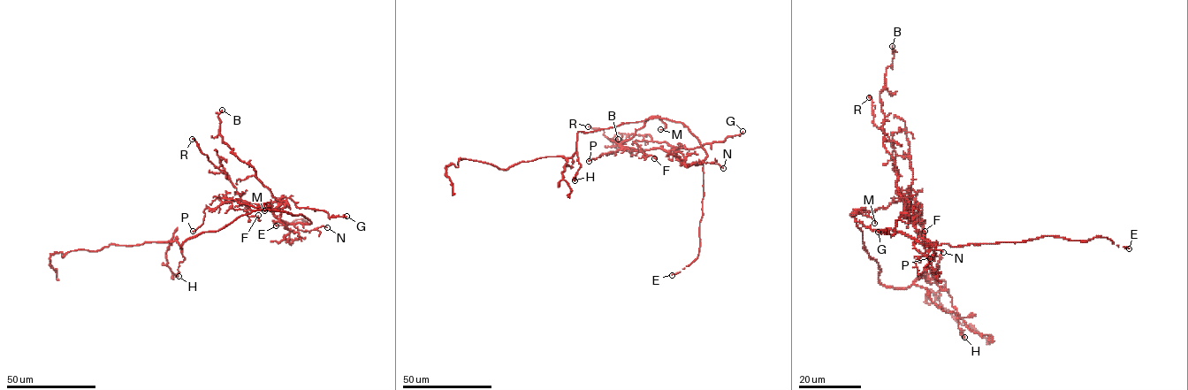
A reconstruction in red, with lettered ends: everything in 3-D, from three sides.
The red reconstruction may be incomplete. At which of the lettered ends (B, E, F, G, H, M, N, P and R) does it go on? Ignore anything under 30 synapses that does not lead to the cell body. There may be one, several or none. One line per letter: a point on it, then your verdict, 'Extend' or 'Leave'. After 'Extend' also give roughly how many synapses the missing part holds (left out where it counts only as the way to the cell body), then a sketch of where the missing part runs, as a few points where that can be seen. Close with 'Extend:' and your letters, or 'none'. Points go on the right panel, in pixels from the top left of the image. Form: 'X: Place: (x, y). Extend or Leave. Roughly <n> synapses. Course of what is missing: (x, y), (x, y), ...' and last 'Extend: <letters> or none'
B: Place: (892, 46). Leave
E: Place: (1129, 248). Extend. Course of what is missing: (1129, 248), (1132, 257), (1139, 258)
F: Place: (925, 231). Leave
G: Place: (878, 232). Leave
H: Place: (964, 337). Leave
M: Place: (874, 223). Leave
N: Place: (943, 252). Leave
P: Place: (930, 258). Leave
R: Place: (869, 97). Leave
Extend: E

